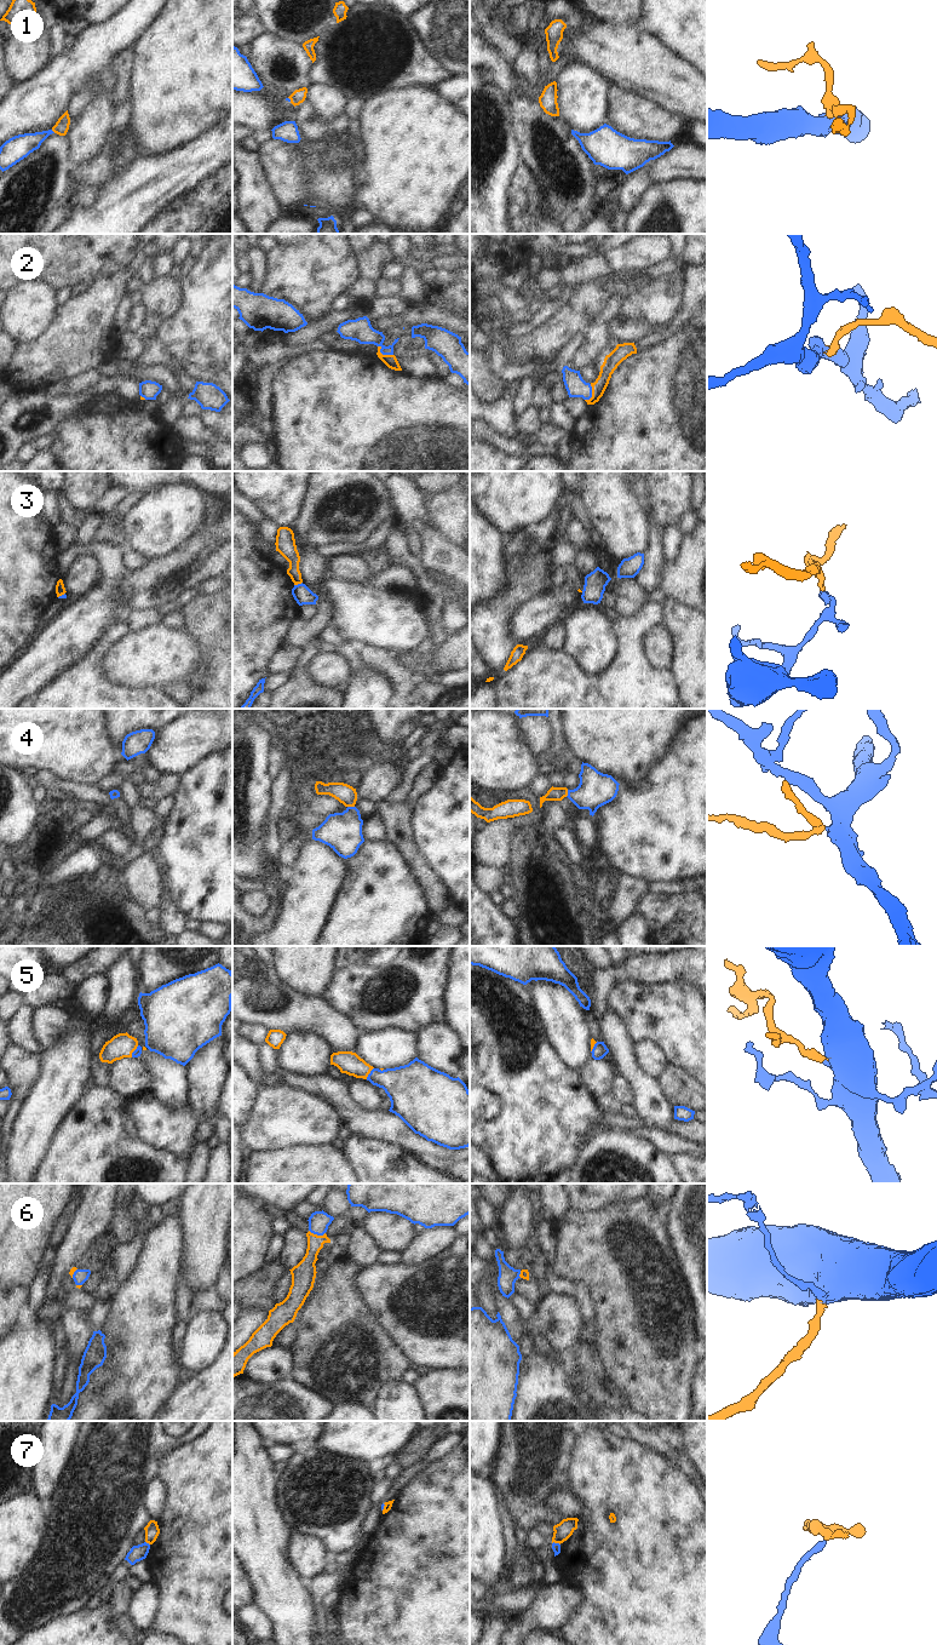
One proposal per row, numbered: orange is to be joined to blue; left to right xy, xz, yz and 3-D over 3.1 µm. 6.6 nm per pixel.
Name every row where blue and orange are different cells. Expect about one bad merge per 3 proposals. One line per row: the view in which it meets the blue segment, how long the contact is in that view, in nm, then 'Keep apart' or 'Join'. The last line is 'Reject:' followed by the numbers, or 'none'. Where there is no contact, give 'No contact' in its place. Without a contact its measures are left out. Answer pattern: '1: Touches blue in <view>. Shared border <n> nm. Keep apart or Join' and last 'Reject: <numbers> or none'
1: Touches blue in xy. Shared border 40 nm. Keep apart
2: Touches blue in xz. Shared border 120 nm. Join
3: Touches blue in xz. Shared border 60 nm. Keep apart
4: Touches blue in xz. Shared border 50 nm. Join
5: Touches blue in xz. Shared border 90 nm. Join
6: Touches blue in xz. Shared border 110 nm. Join
7: Touches blue in yz. Shared border 60 nm. Keep apart
Reject: 1, 3, 7.

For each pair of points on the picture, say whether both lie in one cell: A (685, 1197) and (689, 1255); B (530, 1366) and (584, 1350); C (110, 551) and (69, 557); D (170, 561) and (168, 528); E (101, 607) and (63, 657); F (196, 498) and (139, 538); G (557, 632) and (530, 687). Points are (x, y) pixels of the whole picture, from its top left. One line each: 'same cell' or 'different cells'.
A: same cell
B: different cells
C: same cell
D: different cells
E: same cell
F: same cell
G: different cells

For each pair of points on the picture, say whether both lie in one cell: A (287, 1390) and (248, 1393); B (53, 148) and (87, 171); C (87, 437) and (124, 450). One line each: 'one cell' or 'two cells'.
A: one cell
B: two cells
C: one cell

